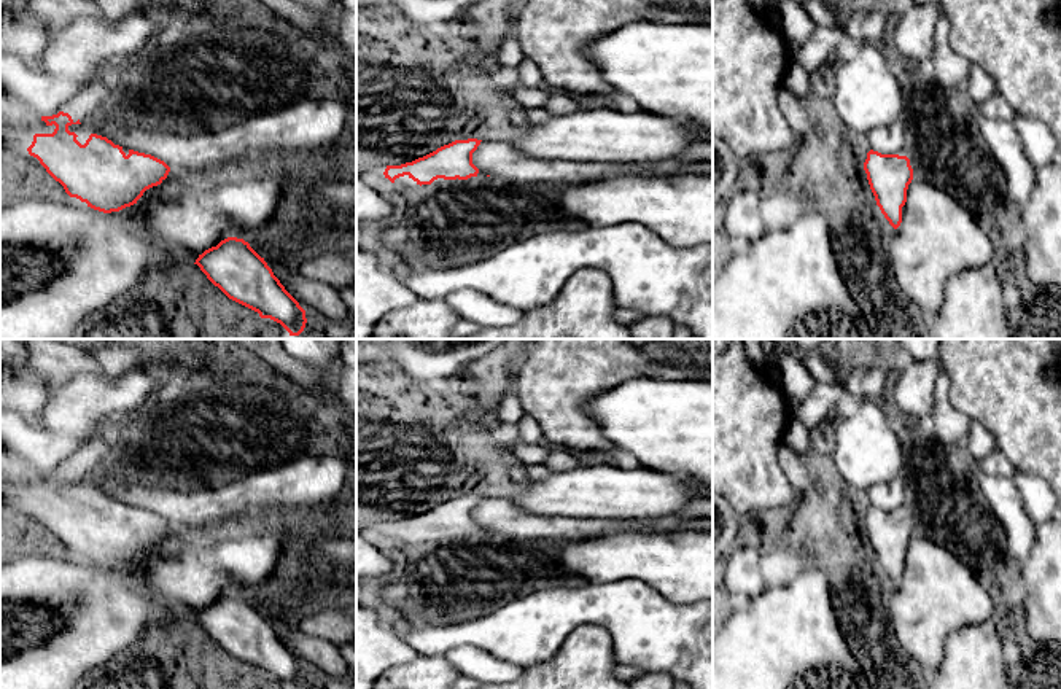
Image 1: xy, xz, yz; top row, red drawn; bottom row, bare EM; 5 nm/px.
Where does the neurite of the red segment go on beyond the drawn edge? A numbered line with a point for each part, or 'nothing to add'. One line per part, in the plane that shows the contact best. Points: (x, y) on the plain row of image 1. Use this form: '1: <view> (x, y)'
1: xz (439, 540)

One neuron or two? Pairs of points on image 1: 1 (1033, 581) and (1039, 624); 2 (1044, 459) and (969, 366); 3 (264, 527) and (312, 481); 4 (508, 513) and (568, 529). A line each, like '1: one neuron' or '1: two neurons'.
1: one neuron
2: one neuron
3: two neurons
4: one neuron

